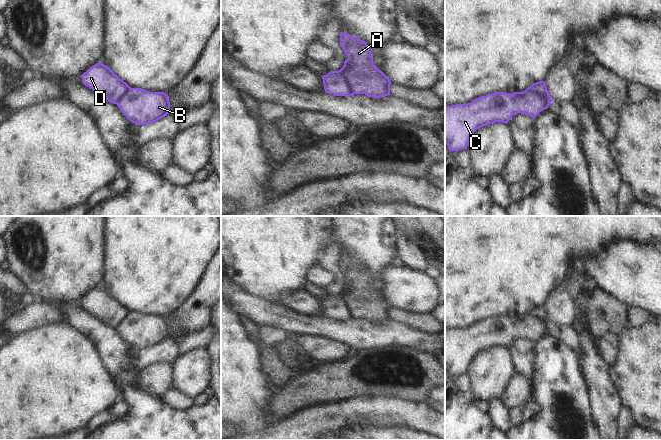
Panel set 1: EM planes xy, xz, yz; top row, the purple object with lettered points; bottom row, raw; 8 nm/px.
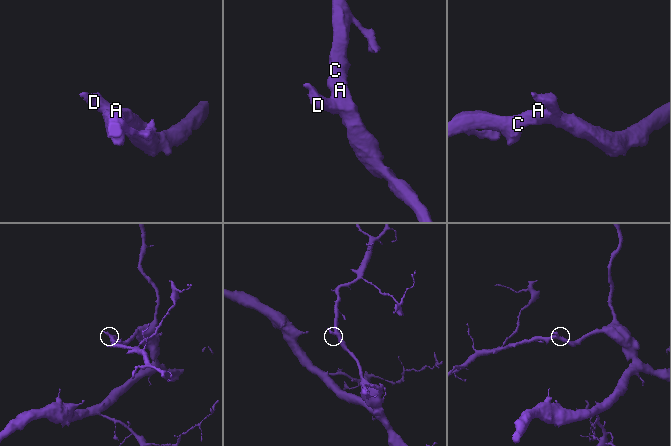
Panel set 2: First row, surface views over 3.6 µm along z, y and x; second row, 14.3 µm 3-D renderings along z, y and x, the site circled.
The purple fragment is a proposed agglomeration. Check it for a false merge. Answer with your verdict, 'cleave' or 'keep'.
cleave

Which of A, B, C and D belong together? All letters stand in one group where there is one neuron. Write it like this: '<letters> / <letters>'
A B C / D

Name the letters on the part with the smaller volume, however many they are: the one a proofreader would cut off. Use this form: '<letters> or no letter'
D.

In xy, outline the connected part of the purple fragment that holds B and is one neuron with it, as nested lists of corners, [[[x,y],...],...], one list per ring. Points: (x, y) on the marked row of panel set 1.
[[[130,88],[117,106],[132,123],[139,125],[156,122],[170,112],[166,93],[150,92],[141,88]]]

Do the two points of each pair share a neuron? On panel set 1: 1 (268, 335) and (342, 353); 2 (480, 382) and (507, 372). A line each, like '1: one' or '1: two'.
1: one
2: one

